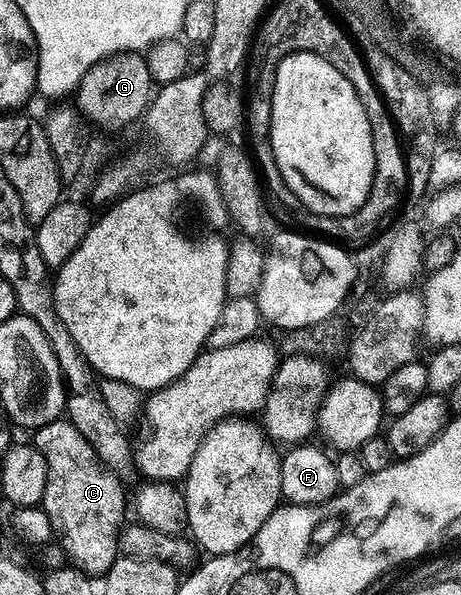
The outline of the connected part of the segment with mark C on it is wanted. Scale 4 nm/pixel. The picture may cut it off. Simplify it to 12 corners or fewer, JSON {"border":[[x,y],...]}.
{"border":[[67,419],[31,443],[40,508],[88,575],[119,556],[122,478]]}

